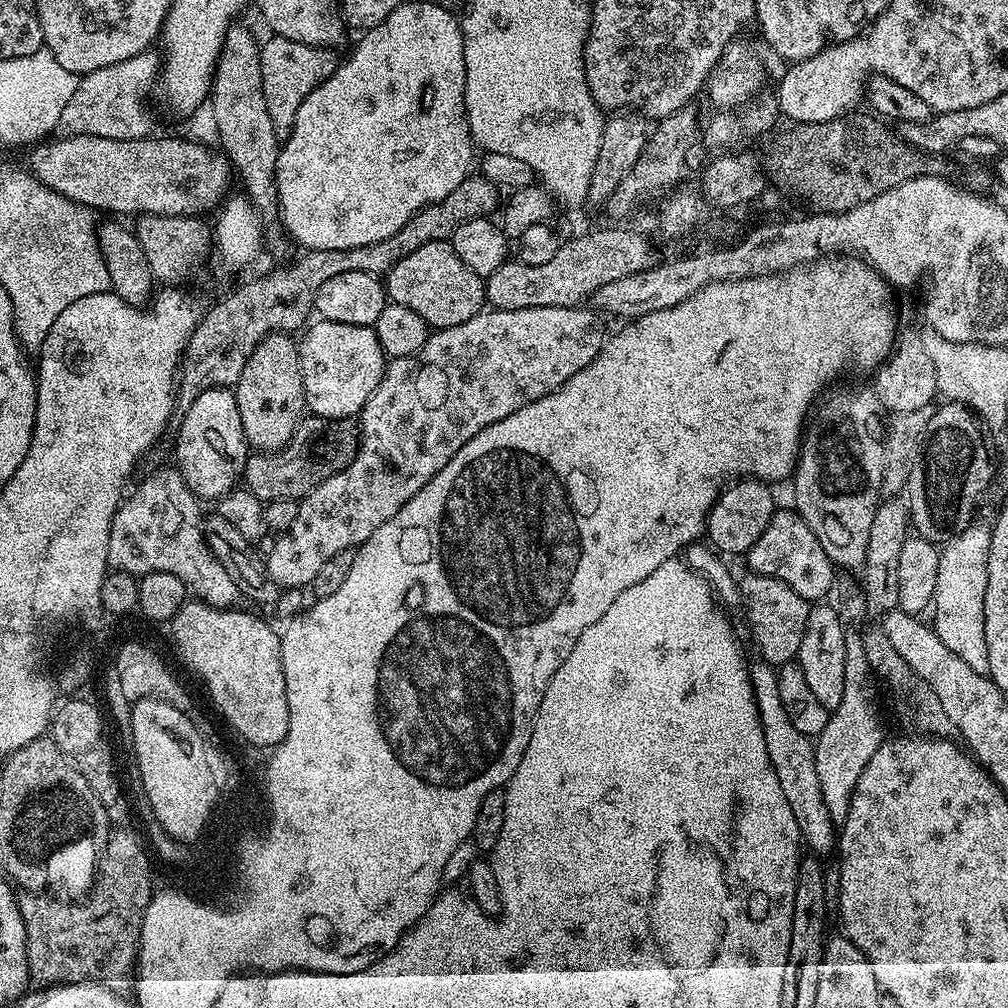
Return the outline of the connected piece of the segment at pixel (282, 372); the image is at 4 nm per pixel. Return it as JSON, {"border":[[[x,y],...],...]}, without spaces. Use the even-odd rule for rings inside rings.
{"border":[[[272,332],[250,354],[242,378],[234,386],[238,414],[242,414],[242,430],[249,449],[256,452],[278,452],[287,448],[294,430],[306,415],[304,383],[300,365],[300,349],[291,335]]]}

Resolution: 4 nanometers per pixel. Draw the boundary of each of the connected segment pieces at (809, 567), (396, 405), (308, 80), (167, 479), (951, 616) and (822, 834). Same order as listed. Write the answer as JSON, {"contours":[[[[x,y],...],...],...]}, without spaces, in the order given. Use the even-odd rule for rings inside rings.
{"contours":[[[[778,510],[772,515],[770,526],[762,530],[762,538],[754,542],[754,546],[746,553],[746,561],[757,576],[778,578],[797,592],[802,599],[809,602],[820,602],[827,597],[834,581],[834,565],[826,550],[822,550],[822,542],[814,538],[814,530],[806,526],[806,522],[795,510]]],[[[577,306],[574,308],[527,308],[517,312],[482,310],[474,318],[470,318],[470,322],[462,322],[458,326],[433,331],[427,342],[414,354],[391,357],[385,363],[382,382],[378,382],[374,394],[370,394],[366,406],[360,411],[358,417],[360,449],[356,451],[355,458],[338,474],[323,480],[320,485],[312,489],[309,496],[299,501],[298,518],[294,518],[294,526],[290,526],[286,534],[287,539],[292,539],[292,548],[276,548],[269,556],[266,556],[268,575],[280,585],[281,589],[311,585],[314,574],[318,574],[318,570],[322,570],[322,566],[326,566],[326,562],[330,562],[334,554],[342,554],[346,545],[353,550],[359,548],[361,544],[368,541],[370,534],[374,534],[374,530],[378,530],[378,526],[390,522],[390,518],[394,518],[394,514],[398,514],[398,510],[402,510],[402,506],[406,506],[406,502],[410,502],[410,498],[414,498],[414,494],[418,494],[418,490],[422,490],[422,486],[426,486],[426,482],[430,482],[430,478],[434,478],[434,474],[438,474],[438,470],[442,470],[442,466],[446,466],[446,462],[450,462],[450,458],[454,458],[454,454],[458,454],[458,450],[462,450],[462,446],[466,446],[466,442],[474,438],[474,434],[514,414],[514,410],[558,390],[567,380],[574,378],[578,370],[590,366],[590,362],[594,362],[594,358],[600,353],[602,339],[600,340],[600,328],[596,325],[597,313],[587,312],[586,309],[587,307]]],[[[275,34],[269,37],[268,41],[260,44],[262,90],[266,94],[266,106],[277,133],[288,134],[298,118],[298,106],[306,102],[306,98],[319,84],[332,77],[338,57],[331,47],[318,48],[304,43],[303,40],[292,41],[288,37]]],[[[169,466],[169,468],[160,468],[157,472],[152,472],[136,489],[131,489],[130,495],[121,503],[120,507],[116,509],[114,514],[114,522],[110,526],[110,550],[108,551],[108,567],[109,569],[117,572],[129,572],[131,576],[137,578],[150,574],[151,572],[165,572],[166,574],[174,574],[174,578],[182,578],[185,589],[195,599],[204,601],[205,604],[209,604],[211,608],[230,608],[237,603],[236,599],[241,599],[242,593],[240,587],[234,582],[234,578],[230,578],[230,574],[226,570],[226,566],[222,566],[222,562],[218,562],[218,558],[210,550],[208,545],[208,539],[204,536],[204,522],[206,519],[205,513],[200,513],[200,507],[202,507],[201,501],[198,497],[190,491],[186,486],[186,482],[182,478],[182,474],[175,467]]],[[[973,522],[961,536],[955,536],[940,548],[938,586],[934,601],[934,627],[938,638],[942,638],[942,642],[946,642],[946,647],[954,650],[954,654],[958,654],[958,658],[962,658],[962,662],[966,662],[970,670],[976,670],[983,676],[988,676],[990,666],[984,633],[984,599],[991,537],[992,529],[987,523],[984,525]]],[[[767,662],[759,663],[756,665],[753,663],[749,667],[748,677],[754,694],[754,702],[758,706],[758,718],[762,722],[762,734],[766,738],[766,754],[770,754],[770,766],[774,766],[774,774],[778,774],[778,786],[782,786],[782,794],[786,794],[786,802],[790,802],[794,822],[798,822],[803,847],[809,853],[824,858],[831,848],[833,851],[837,847],[838,825],[831,820],[830,813],[826,810],[821,783],[818,782],[813,741],[806,734],[802,734],[802,730],[796,729],[794,722],[790,722],[790,714],[786,714],[786,706],[782,706],[782,694],[778,690],[777,669]]]]}

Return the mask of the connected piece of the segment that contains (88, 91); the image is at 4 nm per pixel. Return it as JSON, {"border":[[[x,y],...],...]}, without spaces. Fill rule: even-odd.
{"border":[[[155,51],[139,52],[134,58],[102,66],[80,76],[74,98],[62,110],[59,131],[73,136],[97,136],[119,140],[147,140],[153,135],[152,112],[148,109],[148,91],[153,91],[162,71],[162,60]]]}

